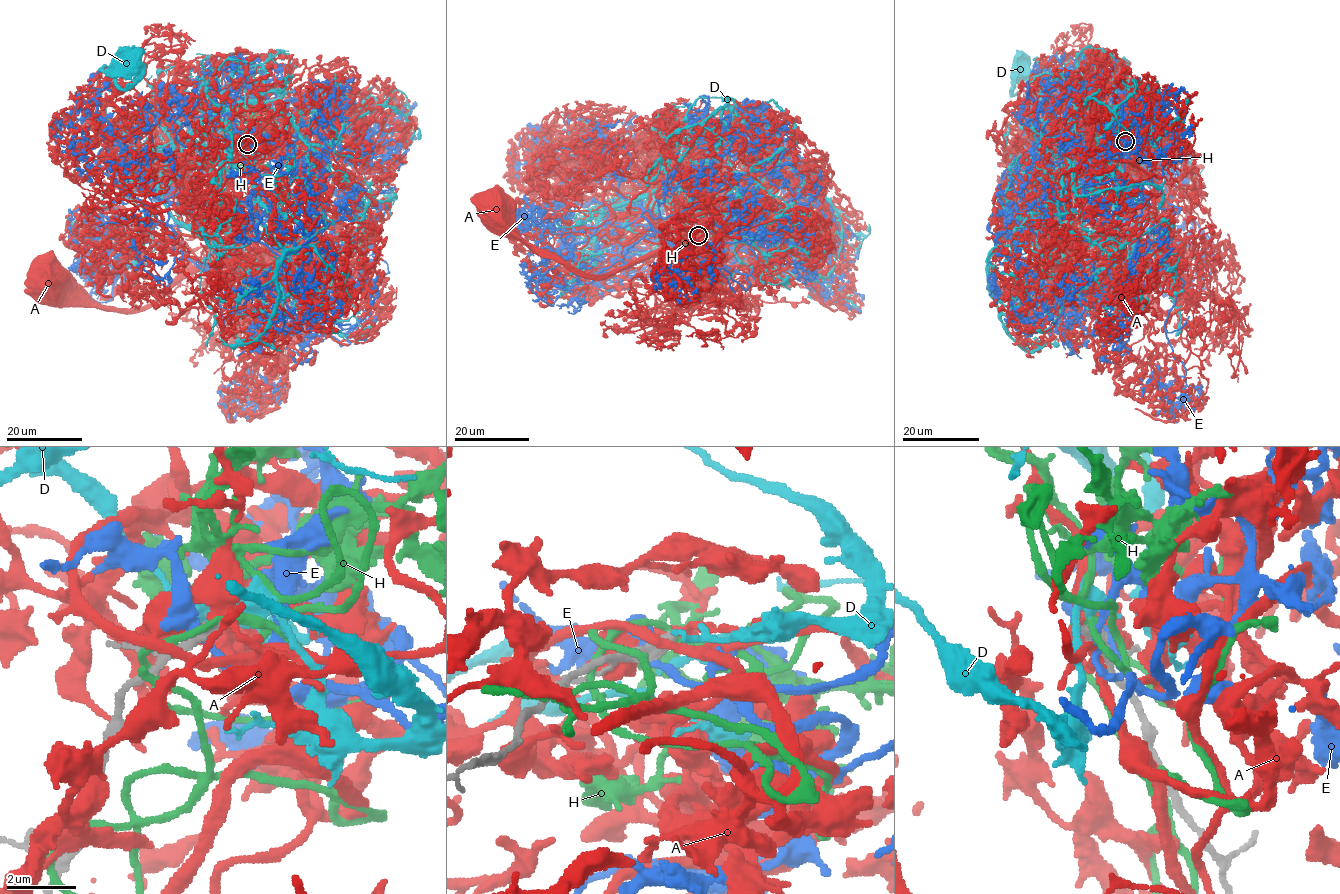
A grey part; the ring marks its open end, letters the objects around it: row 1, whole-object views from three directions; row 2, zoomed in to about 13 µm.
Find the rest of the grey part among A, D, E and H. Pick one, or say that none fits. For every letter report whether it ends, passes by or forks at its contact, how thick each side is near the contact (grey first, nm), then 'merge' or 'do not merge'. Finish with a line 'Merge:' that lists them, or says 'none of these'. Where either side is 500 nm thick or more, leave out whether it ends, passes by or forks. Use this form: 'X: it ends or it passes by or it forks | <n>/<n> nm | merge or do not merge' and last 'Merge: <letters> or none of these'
A: it forks | 420/320 nm | do not merge
D: it passes by | 440/120 nm | do not merge
E: 500/260 nm | do not merge
H: it passes by | 420/190 nm | do not merge
Merge: none of these

